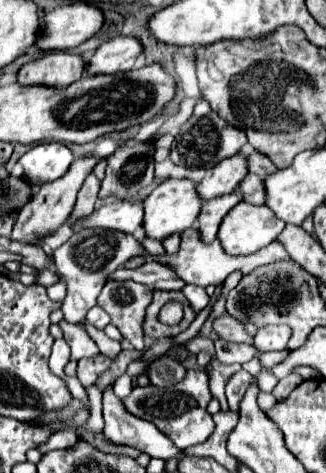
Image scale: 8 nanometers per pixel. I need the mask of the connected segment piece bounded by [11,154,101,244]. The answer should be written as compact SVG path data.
M87 154L83 156L81 160L75 160L67 174L63 174L63 178L55 180L55 182L47 182L41 186L39 194L35 194L25 206L23 210L19 212L19 218L13 226L13 234L11 234L11 240L19 240L19 242L29 242L29 244L35 244L35 236L47 236L51 232L55 232L73 212L73 206L75 206L75 198L77 198L77 192L81 188L81 184L85 182L85 178L93 172L95 164L99 162L101 158L95 156L95 154Z

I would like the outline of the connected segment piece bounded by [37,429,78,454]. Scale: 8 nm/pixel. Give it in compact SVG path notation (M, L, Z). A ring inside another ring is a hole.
M73 429L60 431L51 435L45 443L37 447L37 450L45 454L52 450L70 448L74 446L77 438L78 436Z

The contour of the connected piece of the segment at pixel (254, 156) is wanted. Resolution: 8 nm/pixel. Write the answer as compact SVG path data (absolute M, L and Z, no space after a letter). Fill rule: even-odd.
M253 150L253 152L249 154L247 162L249 162L249 172L253 172L253 174L257 174L257 176L261 176L261 178L277 170L277 166L275 166L265 154L261 154L261 152L257 152L257 150Z

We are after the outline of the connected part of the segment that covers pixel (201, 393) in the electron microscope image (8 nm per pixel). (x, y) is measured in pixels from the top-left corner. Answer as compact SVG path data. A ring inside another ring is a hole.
M187 370L187 376L173 388L135 386L125 398L125 406L131 414L153 422L177 448L185 450L193 444L201 444L215 430L213 416L207 412L209 404L209 378L205 370Z

